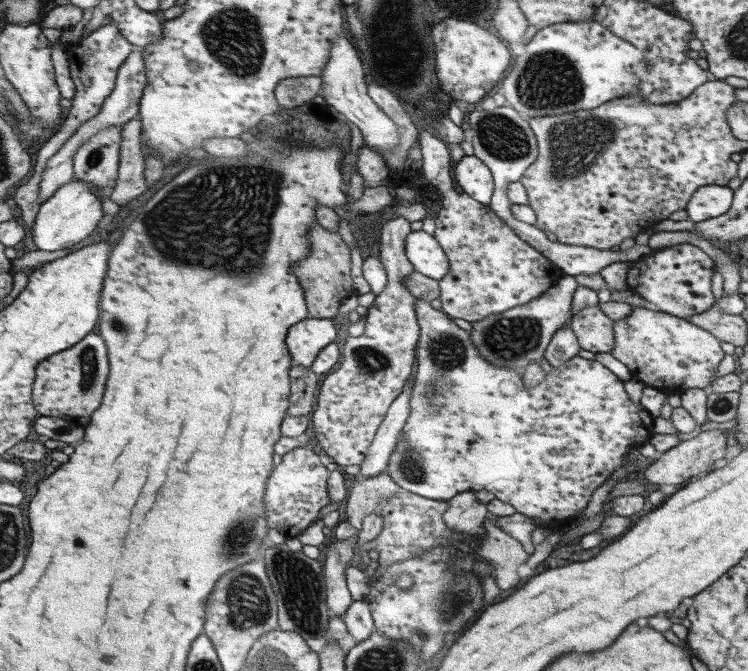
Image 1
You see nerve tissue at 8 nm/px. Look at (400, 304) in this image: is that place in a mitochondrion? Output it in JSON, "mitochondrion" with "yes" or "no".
{"mitochondrion":"no"}

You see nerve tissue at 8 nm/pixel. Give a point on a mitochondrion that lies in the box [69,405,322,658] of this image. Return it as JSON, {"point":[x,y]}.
{"point":[248,589]}

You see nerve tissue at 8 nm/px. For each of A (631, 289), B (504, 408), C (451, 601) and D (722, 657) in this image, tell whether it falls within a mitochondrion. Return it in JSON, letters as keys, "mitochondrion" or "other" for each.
{"A":"other","B":"other","C":"mitochondrion","D":"other"}

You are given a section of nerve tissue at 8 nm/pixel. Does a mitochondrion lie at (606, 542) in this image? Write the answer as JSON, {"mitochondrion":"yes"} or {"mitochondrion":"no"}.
{"mitochondrion":"no"}

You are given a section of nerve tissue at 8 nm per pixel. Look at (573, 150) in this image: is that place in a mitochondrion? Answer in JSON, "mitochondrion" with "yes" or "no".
{"mitochondrion":"yes"}

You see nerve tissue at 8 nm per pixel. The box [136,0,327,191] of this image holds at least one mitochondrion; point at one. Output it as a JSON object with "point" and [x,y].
{"point":[232,36]}

